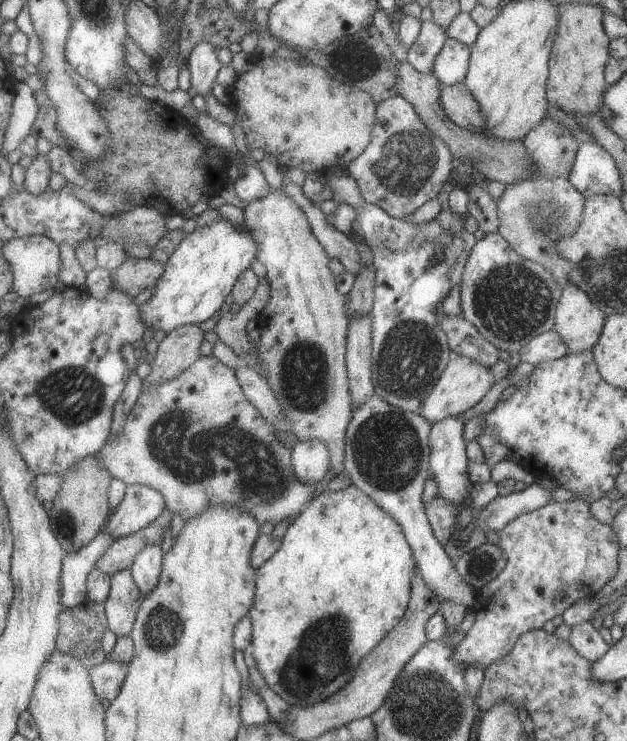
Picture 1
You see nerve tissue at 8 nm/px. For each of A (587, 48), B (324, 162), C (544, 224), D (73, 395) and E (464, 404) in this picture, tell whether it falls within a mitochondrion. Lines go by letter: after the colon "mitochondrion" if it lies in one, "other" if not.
A: other
B: other
C: mitochondrion
D: mitochondrion
E: other

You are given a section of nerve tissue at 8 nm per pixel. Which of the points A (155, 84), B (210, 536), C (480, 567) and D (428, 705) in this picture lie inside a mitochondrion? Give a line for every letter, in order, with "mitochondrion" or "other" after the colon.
A: other
B: other
C: mitochondrion
D: mitochondrion

